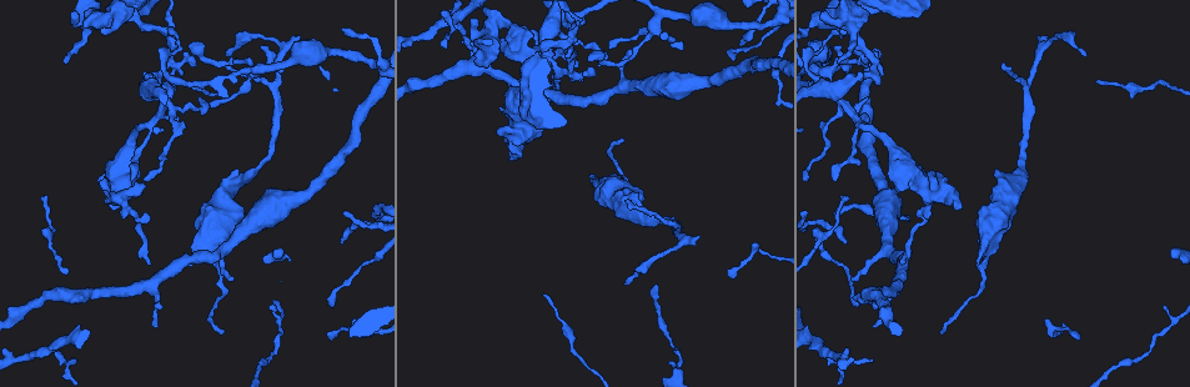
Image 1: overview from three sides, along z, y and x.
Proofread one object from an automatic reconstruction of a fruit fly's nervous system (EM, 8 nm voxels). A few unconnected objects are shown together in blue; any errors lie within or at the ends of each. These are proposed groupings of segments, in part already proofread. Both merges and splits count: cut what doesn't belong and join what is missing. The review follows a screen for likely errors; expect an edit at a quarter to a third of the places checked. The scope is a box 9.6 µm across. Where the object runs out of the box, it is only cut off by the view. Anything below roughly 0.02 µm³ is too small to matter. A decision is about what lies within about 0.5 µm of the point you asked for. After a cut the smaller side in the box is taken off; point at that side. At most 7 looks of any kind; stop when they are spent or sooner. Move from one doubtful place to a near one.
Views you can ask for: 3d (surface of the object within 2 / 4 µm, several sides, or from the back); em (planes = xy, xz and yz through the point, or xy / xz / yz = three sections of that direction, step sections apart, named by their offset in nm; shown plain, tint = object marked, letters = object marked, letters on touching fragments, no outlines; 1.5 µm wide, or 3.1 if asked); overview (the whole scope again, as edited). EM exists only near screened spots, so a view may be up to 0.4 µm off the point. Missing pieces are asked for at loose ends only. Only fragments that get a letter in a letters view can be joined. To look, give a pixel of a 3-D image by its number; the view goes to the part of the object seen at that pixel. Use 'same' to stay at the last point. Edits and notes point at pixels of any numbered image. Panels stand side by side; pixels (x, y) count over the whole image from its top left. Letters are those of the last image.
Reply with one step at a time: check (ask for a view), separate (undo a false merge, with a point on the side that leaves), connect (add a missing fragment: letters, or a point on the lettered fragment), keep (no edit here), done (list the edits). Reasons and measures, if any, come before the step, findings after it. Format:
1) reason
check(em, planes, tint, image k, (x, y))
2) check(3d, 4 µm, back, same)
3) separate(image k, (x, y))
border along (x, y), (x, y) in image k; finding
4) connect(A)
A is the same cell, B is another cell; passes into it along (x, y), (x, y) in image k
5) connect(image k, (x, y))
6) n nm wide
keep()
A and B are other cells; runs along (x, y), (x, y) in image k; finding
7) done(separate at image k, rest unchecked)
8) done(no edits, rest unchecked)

thick end
check(em, yz, step 8, tint, image 1, (635, 194))

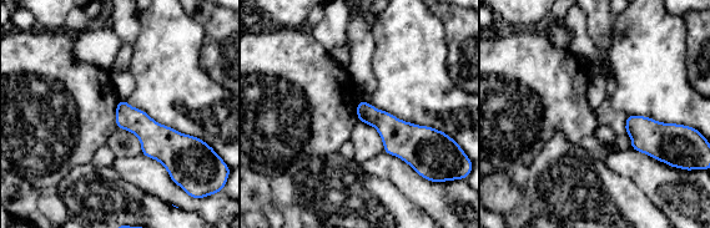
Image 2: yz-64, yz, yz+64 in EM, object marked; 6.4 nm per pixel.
what lies round it
check(em, yz, step 8, letters, same)

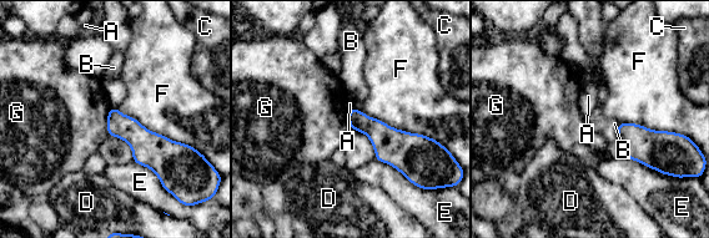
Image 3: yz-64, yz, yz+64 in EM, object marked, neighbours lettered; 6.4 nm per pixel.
keep()
A, B, C, D, E, F and G are other cells; no lettered fragment goes on from it

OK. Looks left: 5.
arms part here
check(em, xy, step 8, letters, image 1, (654, 23))

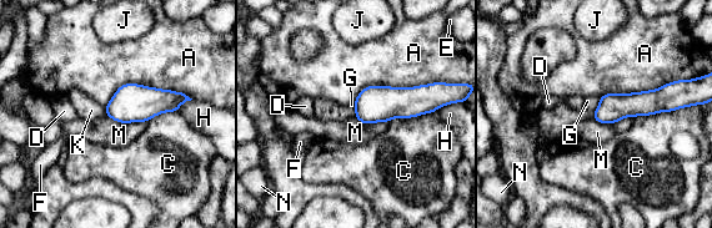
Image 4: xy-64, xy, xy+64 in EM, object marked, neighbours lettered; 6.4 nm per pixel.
keep()
A, C, D, E, F, G, H, J, K, M and N are other cells; border along (633, 116), (610, 123), (592, 118) in image 4; continuous, no second neuron

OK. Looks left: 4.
branch stops here
check(3d, 2 µm, image 1, (1039, 37))

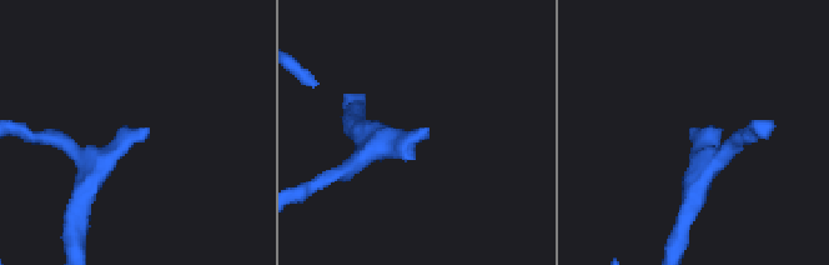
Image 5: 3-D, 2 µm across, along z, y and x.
check(em, xz, step 4, tint, image 5, (145, 132))

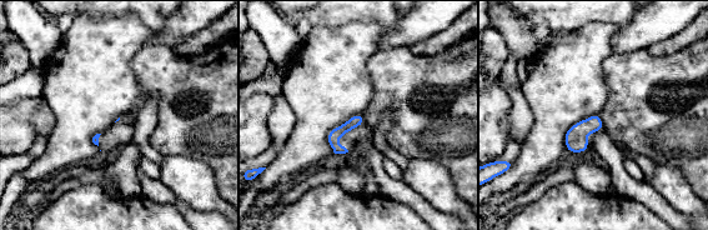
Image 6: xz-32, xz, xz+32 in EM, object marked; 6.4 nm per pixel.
check(em, planes, letters, same)

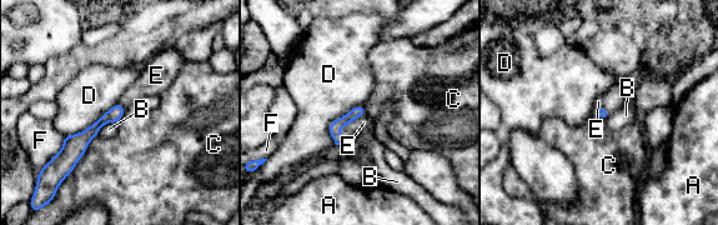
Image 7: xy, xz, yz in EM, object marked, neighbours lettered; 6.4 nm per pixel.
connect(E)
E is the same cell, A, B, C, D and F are other cells; the neuron continues

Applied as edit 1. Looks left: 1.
done(connect at image 7, rest unchecked)

